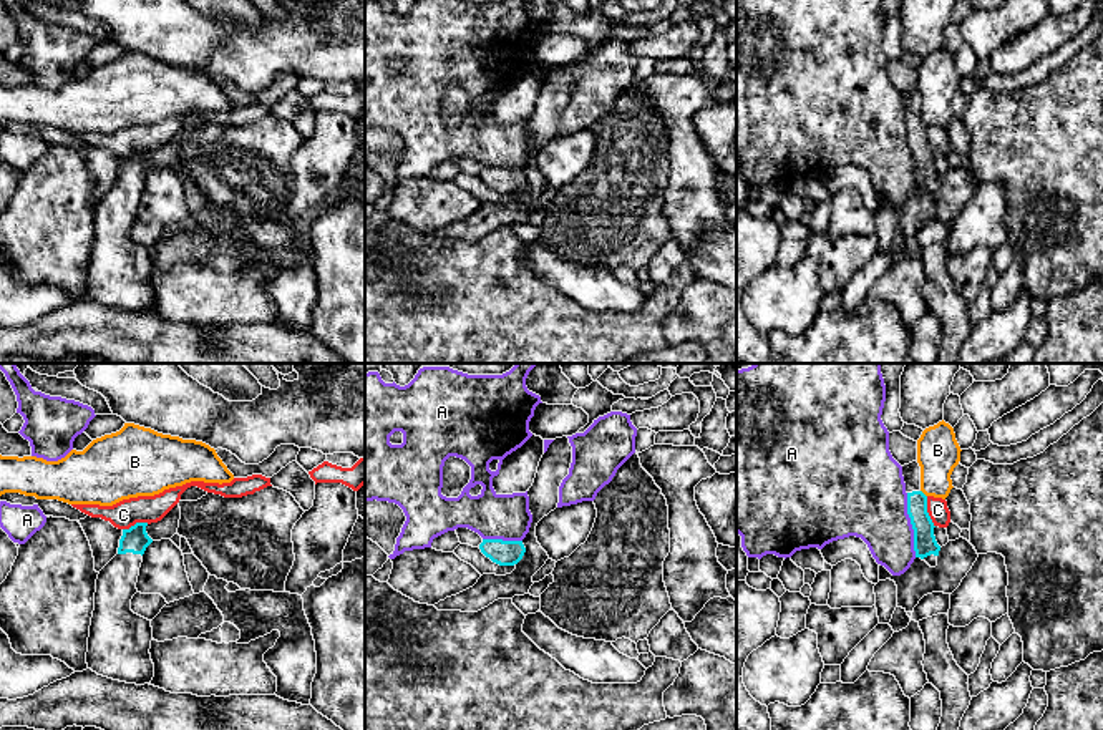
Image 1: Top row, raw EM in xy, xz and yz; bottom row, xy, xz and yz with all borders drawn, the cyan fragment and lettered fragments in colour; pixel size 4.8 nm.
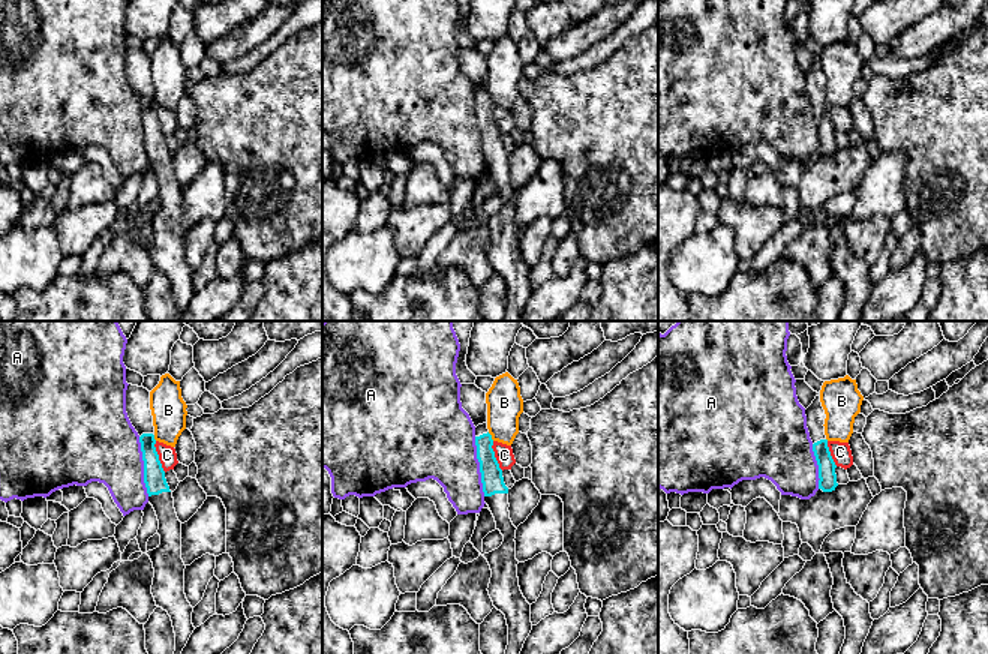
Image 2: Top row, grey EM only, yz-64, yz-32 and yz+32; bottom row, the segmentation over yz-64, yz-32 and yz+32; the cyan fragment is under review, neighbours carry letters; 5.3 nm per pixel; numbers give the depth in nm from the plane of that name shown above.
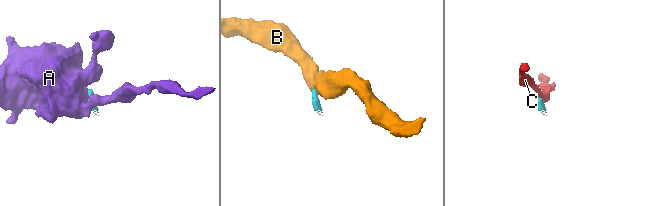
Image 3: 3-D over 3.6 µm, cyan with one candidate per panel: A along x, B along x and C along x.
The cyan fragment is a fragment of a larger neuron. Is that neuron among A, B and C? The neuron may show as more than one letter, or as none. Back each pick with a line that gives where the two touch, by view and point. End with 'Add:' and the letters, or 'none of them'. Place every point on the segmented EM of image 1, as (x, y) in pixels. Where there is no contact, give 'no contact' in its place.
Add: none of them

